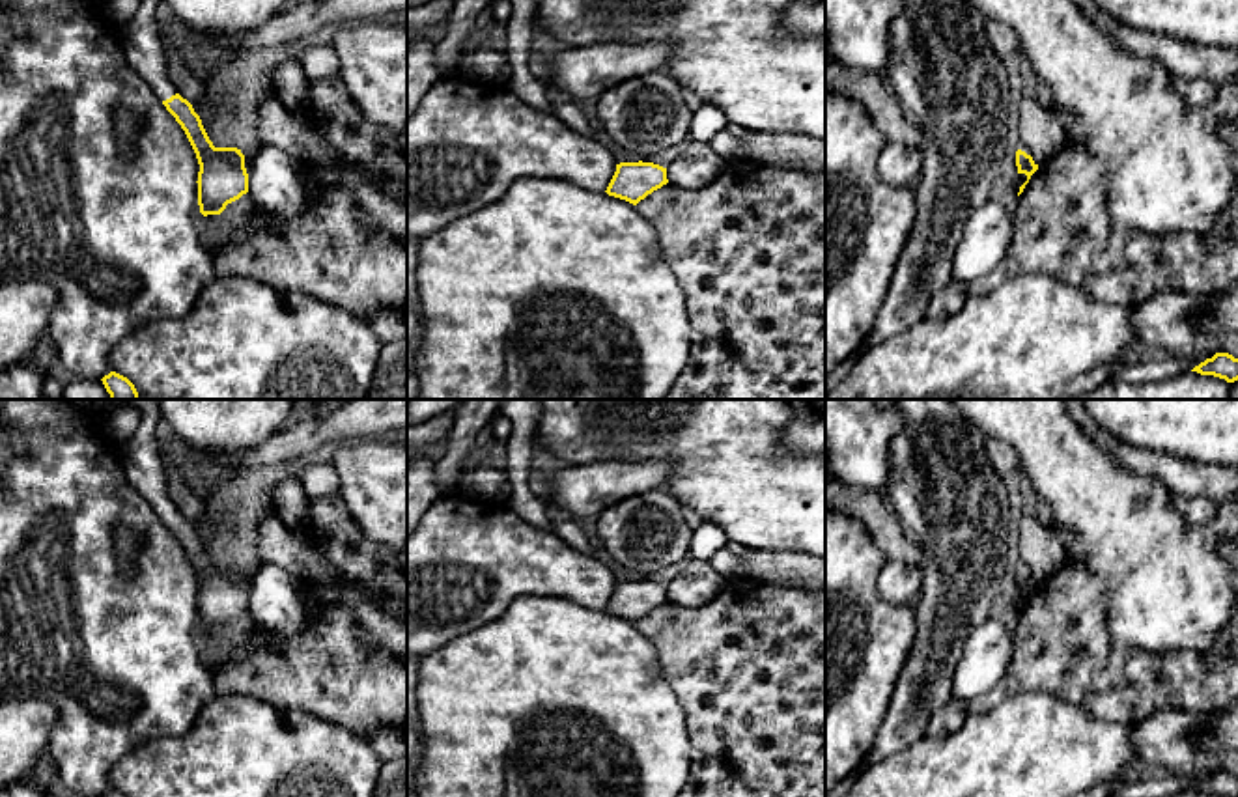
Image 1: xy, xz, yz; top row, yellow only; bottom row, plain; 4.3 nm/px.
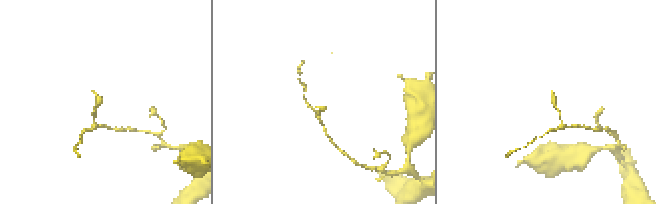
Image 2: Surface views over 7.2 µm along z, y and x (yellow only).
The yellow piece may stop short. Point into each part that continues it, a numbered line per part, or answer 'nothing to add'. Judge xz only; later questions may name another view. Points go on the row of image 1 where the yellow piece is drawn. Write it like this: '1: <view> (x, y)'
nothing to add

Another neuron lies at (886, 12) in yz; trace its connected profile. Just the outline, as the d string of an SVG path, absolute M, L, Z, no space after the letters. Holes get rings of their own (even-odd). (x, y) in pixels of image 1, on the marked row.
M825 0L825 49L842 65L885 77L887 41L906 0Z

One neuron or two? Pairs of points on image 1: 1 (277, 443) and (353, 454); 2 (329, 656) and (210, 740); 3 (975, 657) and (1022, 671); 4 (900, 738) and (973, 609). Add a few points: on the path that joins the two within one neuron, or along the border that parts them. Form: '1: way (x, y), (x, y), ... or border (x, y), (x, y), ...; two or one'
1: border (378, 437), (338, 443), (335, 447); two
2: border (223, 693), (243, 693), (282, 708), (309, 712); two
3: border (1014, 635), (1009, 671), (977, 697); two
4: way (912, 706), (942, 641); one

